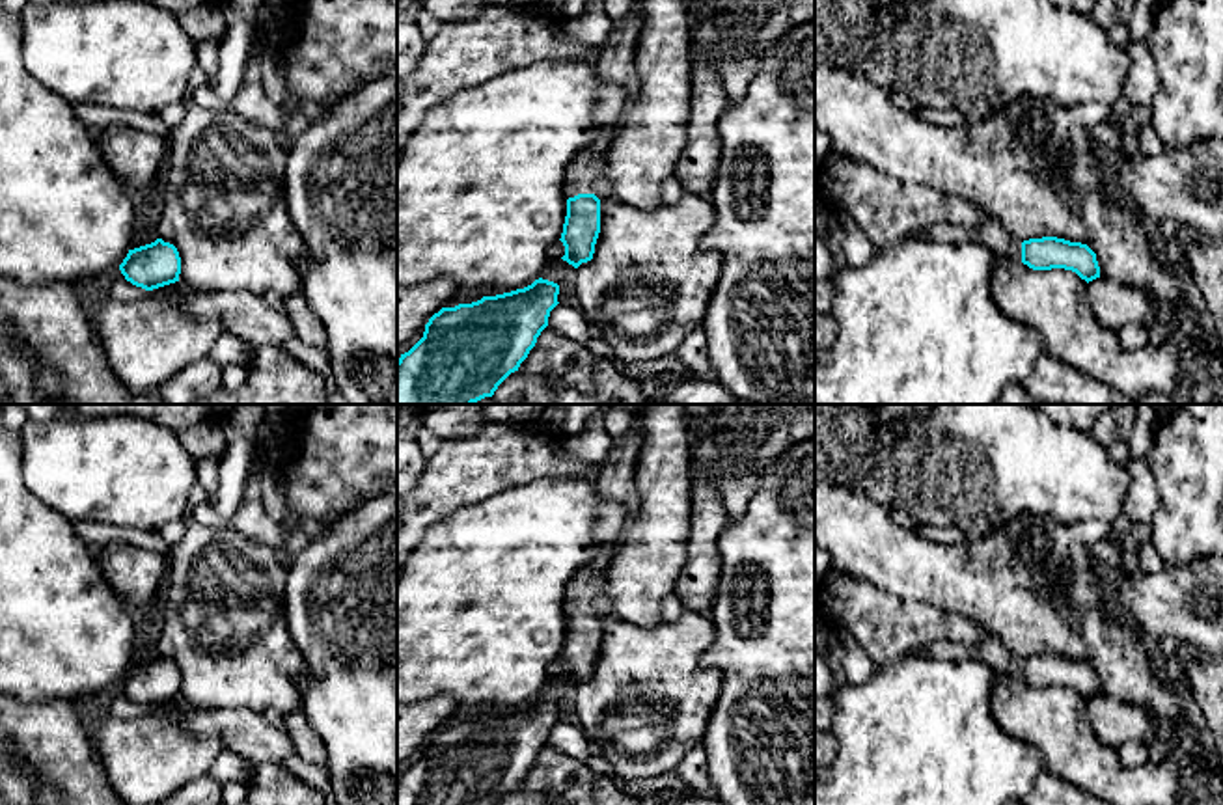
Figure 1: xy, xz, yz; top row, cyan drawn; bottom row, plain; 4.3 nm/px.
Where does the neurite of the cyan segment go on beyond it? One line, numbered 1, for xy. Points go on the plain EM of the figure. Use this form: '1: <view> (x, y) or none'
1: none

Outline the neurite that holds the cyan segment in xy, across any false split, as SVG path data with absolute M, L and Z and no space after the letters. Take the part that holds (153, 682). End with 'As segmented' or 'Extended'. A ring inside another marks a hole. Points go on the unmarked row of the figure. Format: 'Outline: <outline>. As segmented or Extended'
Outline: M157 656L151 662L129 667L119 688L132 703L153 708L179 699L181 675L173 662Z. As segmented

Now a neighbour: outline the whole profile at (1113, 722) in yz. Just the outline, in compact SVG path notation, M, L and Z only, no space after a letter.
M1096 695L1087 701L1087 708L1091 730L1115 751L1130 740L1147 740L1152 730L1148 714L1137 704Z

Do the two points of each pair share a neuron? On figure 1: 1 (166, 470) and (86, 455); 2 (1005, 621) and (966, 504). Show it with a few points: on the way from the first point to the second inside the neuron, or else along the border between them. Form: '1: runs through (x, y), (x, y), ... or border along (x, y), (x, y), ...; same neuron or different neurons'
1: runs through (146, 470), (107, 470); same neuron
2: border along (1016, 517), (1007, 528), (968, 543); different neurons

